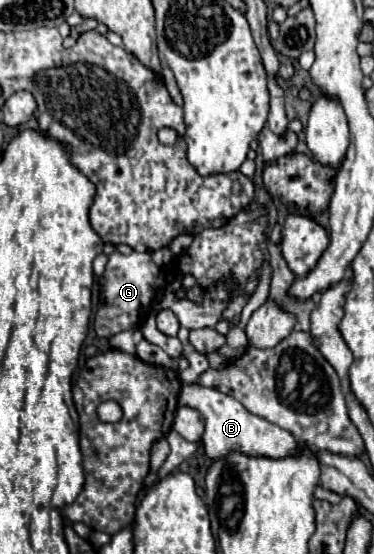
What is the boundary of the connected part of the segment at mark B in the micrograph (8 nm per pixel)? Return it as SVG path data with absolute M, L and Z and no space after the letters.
M181 382L179 406L191 406L193 410L201 412L201 416L205 420L203 444L205 444L205 452L211 460L223 458L231 450L239 450L247 456L269 456L269 458L283 458L297 450L297 440L287 430L267 422L265 418L251 414L249 410L243 408L241 402L237 402L229 394L219 392L217 388L205 388L197 382L193 382L193 384Z

